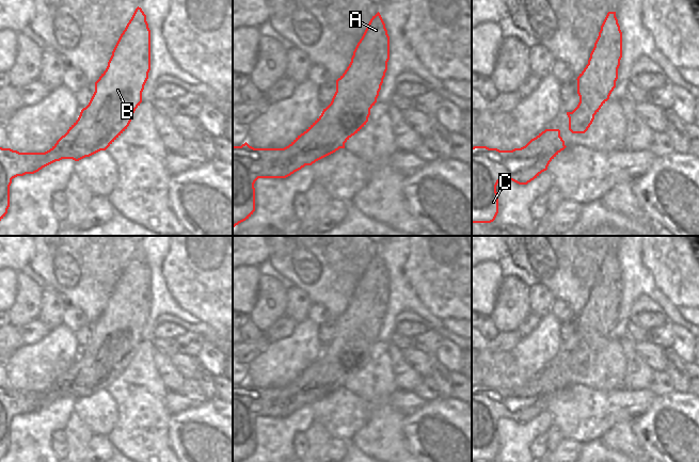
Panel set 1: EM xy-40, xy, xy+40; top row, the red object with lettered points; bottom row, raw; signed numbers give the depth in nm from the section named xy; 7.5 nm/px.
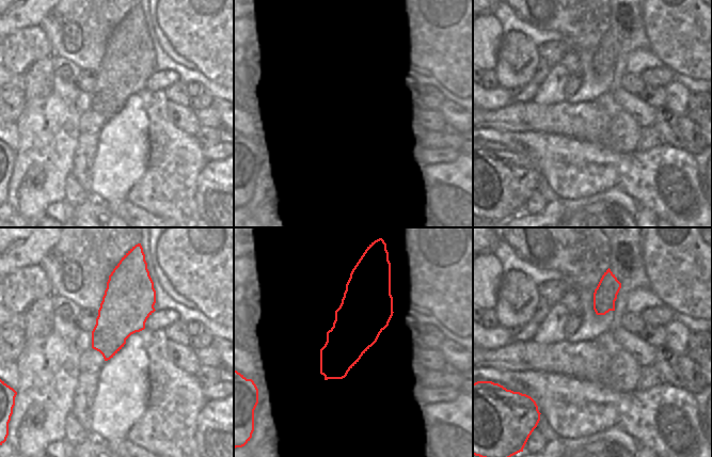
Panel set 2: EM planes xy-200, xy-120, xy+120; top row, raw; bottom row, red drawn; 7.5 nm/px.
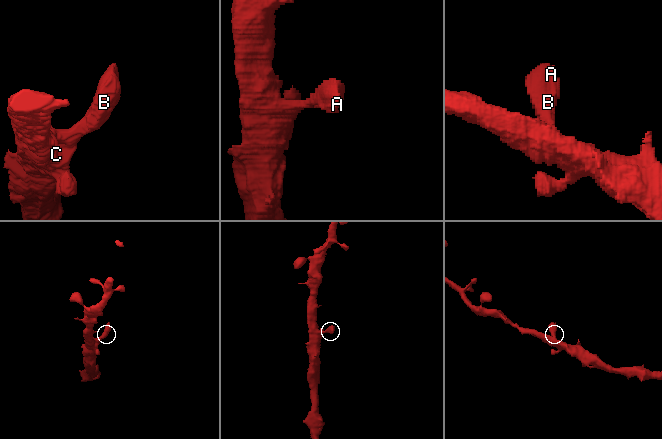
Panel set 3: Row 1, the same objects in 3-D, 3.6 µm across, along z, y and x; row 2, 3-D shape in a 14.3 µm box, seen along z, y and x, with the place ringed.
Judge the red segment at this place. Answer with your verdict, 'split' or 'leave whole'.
leave whole

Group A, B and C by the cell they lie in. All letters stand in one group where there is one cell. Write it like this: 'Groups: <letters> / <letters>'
Groups: A B C

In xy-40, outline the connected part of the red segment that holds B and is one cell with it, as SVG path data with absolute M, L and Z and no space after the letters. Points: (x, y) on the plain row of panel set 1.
M138 245L120 275L106 309L95 321L95 331L89 344L81 349L78 359L67 371L45 392L19 392L0 386L0 460L10 446L10 425L13 417L34 413L62 398L79 400L100 389L106 389L127 368L136 348L142 341L142 331L149 309L150 269L146 254Z

